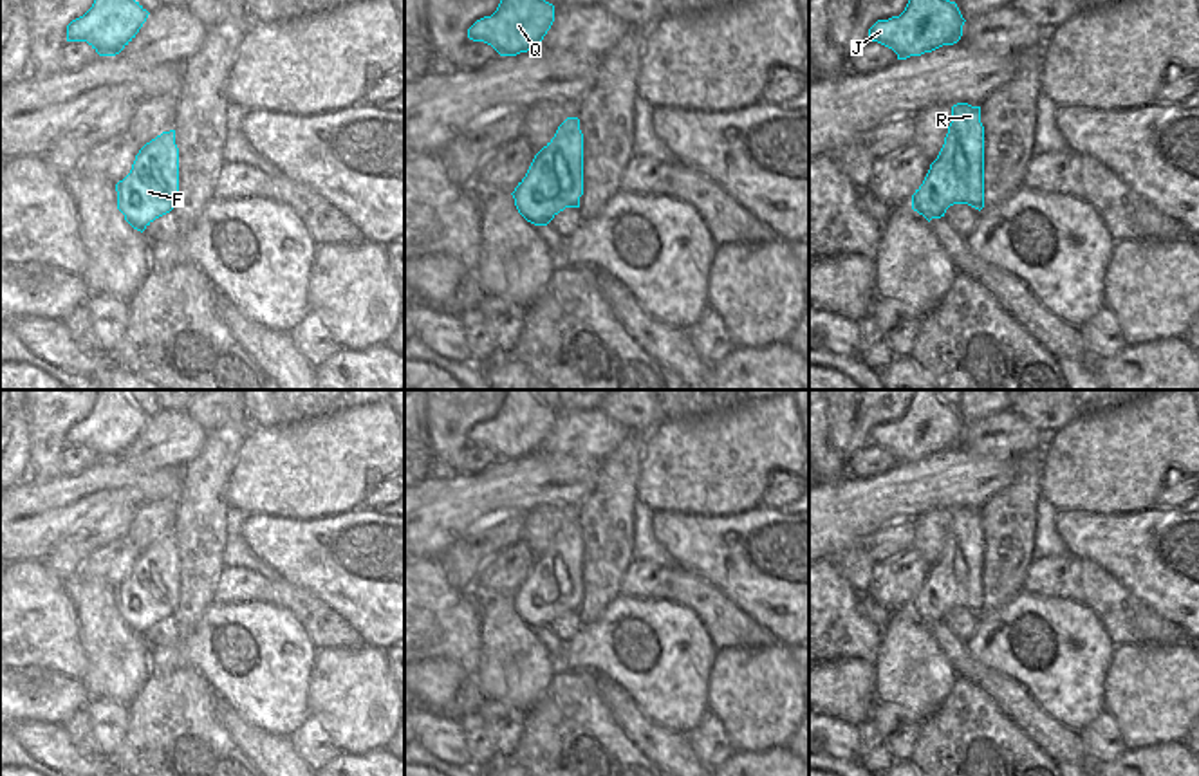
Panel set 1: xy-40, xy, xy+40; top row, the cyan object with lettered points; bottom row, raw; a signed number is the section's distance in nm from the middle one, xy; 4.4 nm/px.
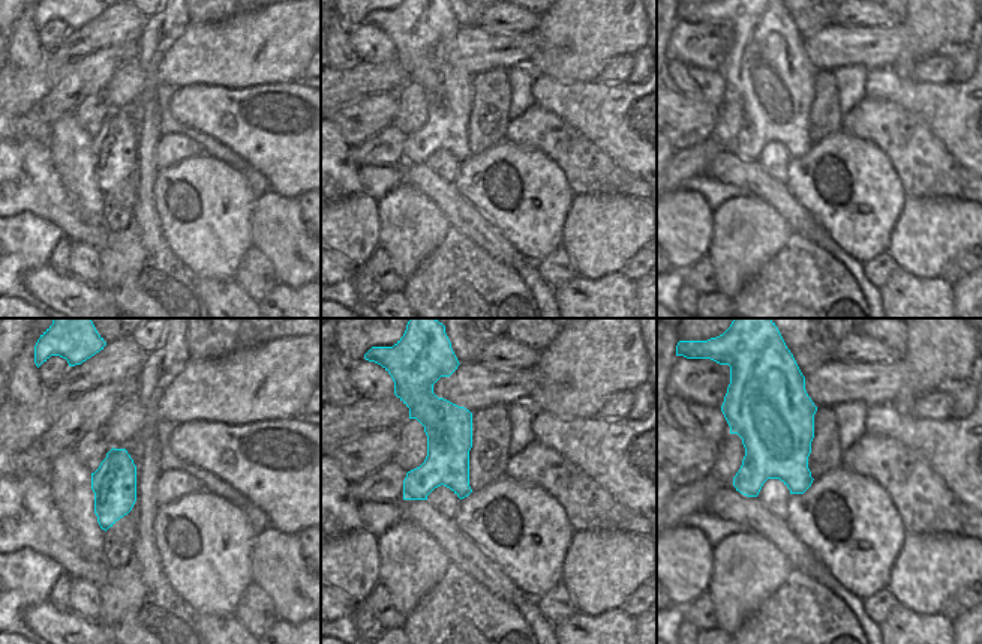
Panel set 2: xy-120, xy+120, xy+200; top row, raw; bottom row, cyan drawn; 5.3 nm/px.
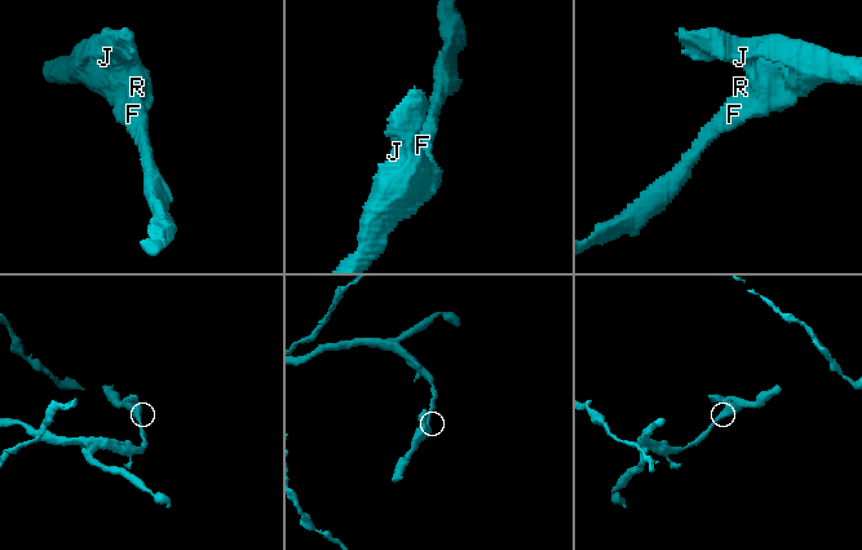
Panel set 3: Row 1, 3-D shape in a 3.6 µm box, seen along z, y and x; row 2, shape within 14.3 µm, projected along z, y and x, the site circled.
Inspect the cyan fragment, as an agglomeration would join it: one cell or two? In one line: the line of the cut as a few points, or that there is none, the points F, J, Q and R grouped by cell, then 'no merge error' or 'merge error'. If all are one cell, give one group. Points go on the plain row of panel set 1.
no cut; F J Q R; no merge error

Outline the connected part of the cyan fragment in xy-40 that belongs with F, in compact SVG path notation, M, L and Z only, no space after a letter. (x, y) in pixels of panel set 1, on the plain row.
M175 534L146 547L130 577L116 588L117 614L137 635L170 617L179 603L179 552Z

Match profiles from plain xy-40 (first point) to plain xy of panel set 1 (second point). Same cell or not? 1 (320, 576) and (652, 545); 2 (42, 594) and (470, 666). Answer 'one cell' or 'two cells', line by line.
1: two cells
2: one cell

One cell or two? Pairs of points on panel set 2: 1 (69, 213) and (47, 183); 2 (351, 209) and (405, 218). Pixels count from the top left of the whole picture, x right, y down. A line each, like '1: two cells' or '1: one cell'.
1: one cell
2: two cells

